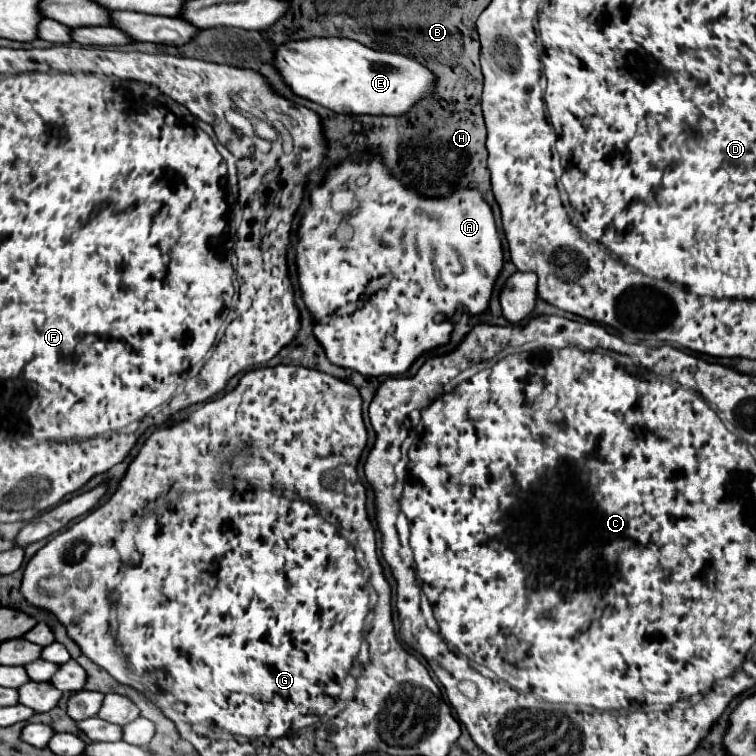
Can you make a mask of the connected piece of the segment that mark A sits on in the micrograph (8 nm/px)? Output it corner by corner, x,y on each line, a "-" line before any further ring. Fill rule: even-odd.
373,158
366,166
350,164
348,160
338,168
330,170
324,184
310,194
310,208
302,218
300,238
296,244
296,262
300,274
302,296
318,320
314,326
314,336
324,346
326,356
332,364
356,370
364,376
398,376
404,374
410,364
426,350
442,346
450,340
452,324
450,316
458,306
466,306
470,314
480,314
488,308
490,292
494,280
502,270
502,246
496,230
492,208
484,202
478,190
460,190
444,200
426,200
406,190
384,164
382,158
-
358,168
368,168
368,184
358,190
360,208
354,216
354,234
348,242
336,238
336,212
332,210
332,192
336,192
336,182
344,184
348,180
358,180
-
392,272
392,282
372,294
366,306
354,310
352,314
338,314
350,302
356,302
366,284
372,278

